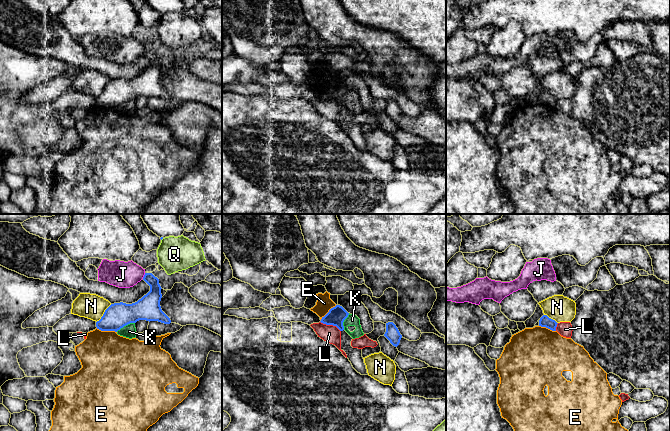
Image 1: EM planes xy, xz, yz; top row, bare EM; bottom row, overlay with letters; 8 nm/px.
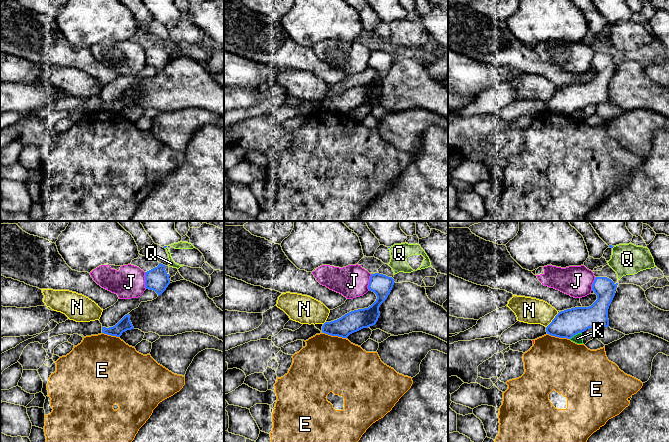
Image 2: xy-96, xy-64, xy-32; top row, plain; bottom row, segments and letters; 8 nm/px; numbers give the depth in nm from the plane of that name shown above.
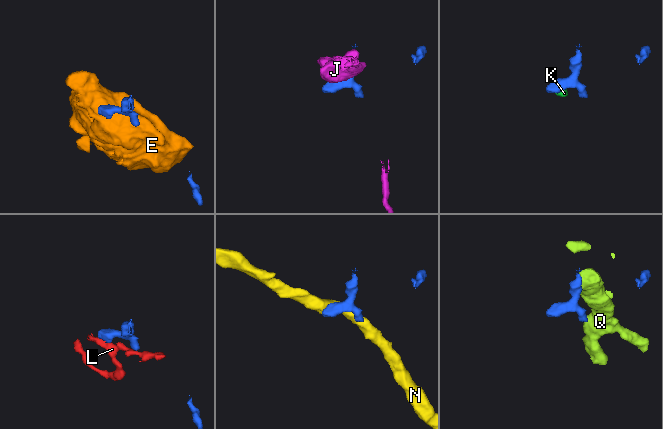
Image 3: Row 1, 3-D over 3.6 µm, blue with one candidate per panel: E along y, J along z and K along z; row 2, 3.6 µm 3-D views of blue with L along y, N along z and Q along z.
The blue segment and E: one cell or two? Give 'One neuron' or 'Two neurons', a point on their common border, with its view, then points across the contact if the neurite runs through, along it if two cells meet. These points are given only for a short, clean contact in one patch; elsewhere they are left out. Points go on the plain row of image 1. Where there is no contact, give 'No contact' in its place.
Two neurons. Touches blue at xy (106, 106)

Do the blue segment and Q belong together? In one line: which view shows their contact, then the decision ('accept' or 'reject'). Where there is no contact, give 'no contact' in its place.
no contact; reject

